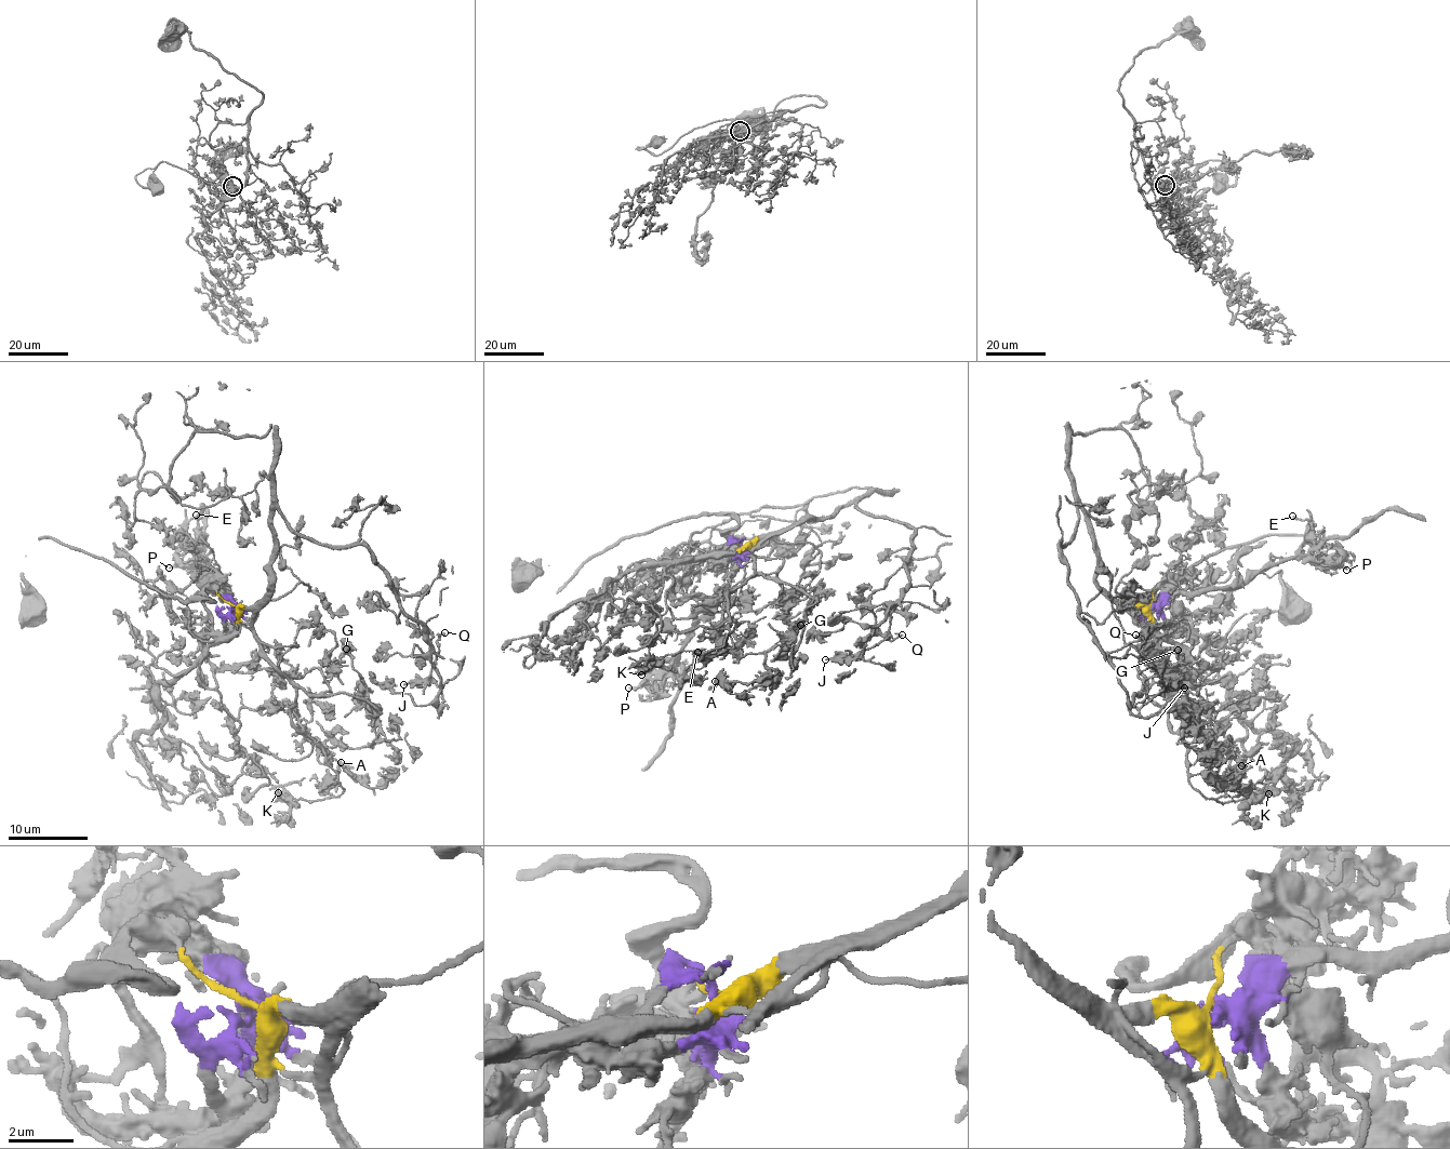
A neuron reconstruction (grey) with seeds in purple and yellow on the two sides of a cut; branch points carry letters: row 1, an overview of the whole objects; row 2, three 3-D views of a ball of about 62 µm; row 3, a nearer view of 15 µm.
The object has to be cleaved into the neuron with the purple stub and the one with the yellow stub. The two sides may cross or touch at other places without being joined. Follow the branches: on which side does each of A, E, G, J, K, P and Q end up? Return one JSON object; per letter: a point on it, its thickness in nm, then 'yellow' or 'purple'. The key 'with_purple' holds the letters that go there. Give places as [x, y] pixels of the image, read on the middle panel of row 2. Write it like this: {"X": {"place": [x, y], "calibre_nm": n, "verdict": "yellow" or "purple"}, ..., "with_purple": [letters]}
{"A": {"place": [715, 681], "calibre_nm": 240, "verdict": "yellow"}, "E": {"place": [697, 652], "calibre_nm": 180, "verdict": "purple"}, "G": {"place": [800, 625], "calibre_nm": 120, "verdict": "yellow"}, "J": {"place": [825, 659], "calibre_nm": 150, "verdict": "yellow"}, "K": {"place": [641, 675], "calibre_nm": 280, "verdict": "yellow"}, "P": {"place": [628, 687], "calibre_nm": 220, "verdict": "purple"}, "Q": {"place": [902, 635], "calibre_nm": 190, "verdict": "yellow"}, "with_purple": ["E", "P"]}

